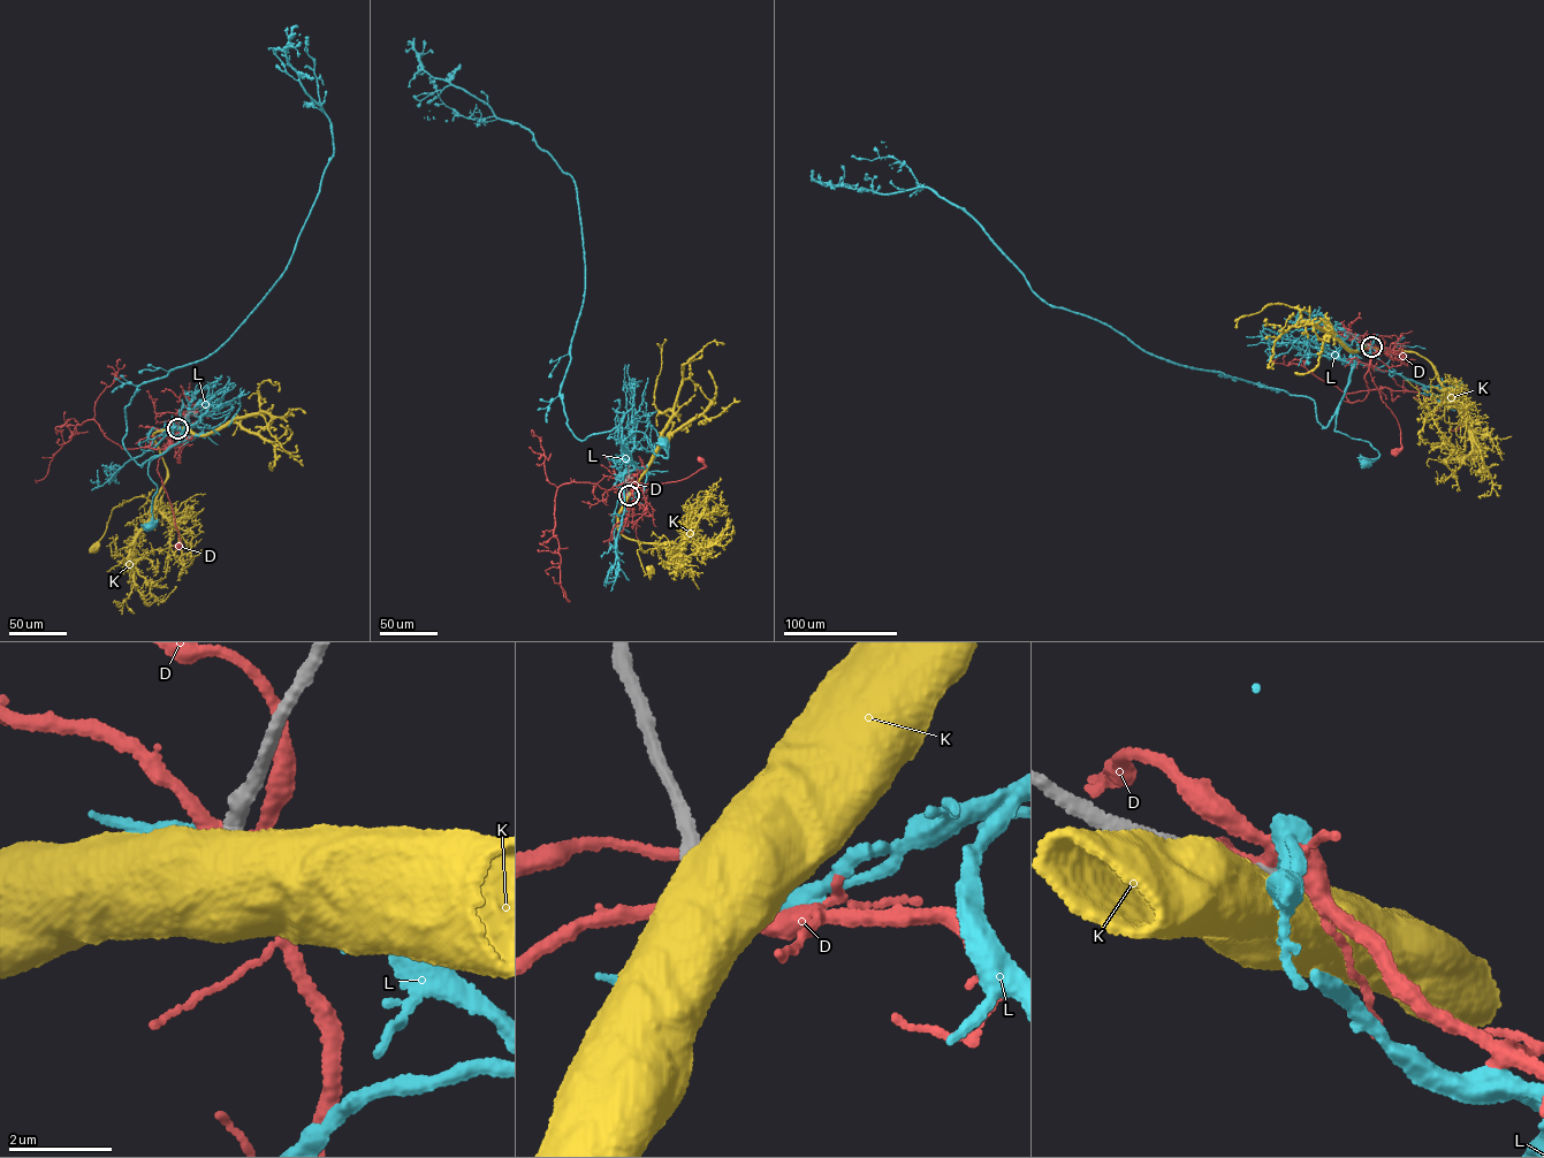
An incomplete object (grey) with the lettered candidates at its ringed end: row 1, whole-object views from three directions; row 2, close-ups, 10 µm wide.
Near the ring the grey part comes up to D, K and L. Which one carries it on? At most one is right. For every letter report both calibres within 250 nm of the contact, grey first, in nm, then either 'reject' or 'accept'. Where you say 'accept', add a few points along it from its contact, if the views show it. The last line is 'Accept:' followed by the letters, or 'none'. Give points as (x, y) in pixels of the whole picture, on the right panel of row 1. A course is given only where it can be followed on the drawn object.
D: 320/280 nm | reject
K: 320/850 nm | reject
L: 260/320 nm | reject
Accept: none

